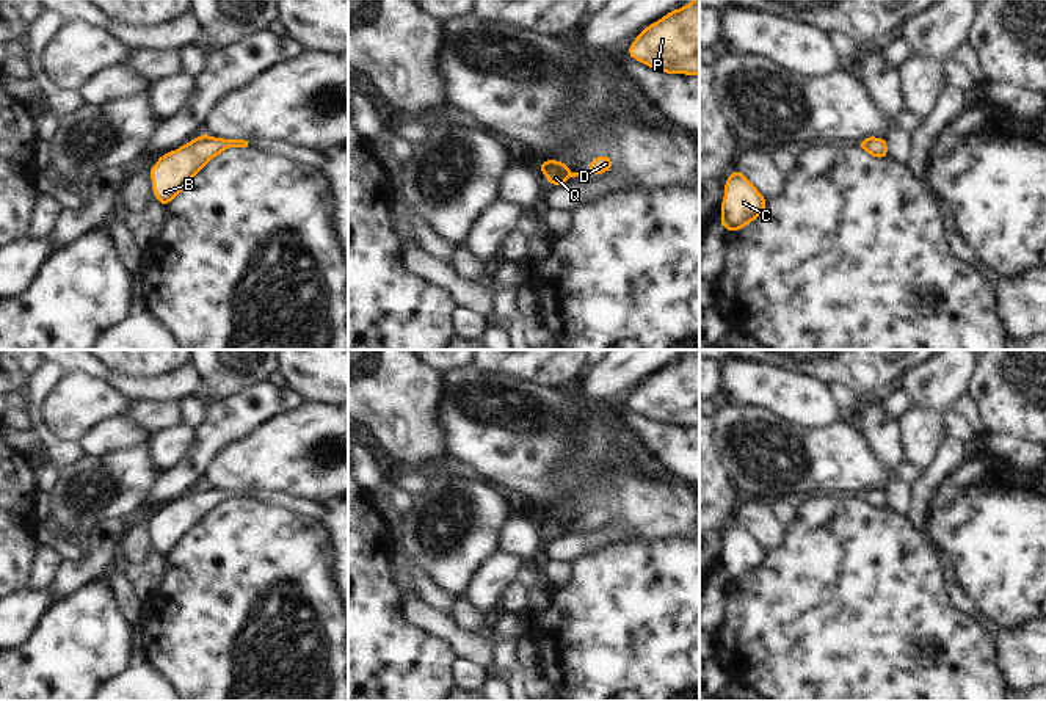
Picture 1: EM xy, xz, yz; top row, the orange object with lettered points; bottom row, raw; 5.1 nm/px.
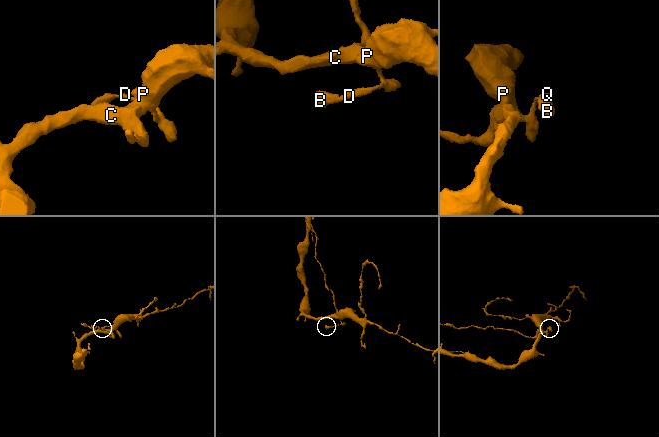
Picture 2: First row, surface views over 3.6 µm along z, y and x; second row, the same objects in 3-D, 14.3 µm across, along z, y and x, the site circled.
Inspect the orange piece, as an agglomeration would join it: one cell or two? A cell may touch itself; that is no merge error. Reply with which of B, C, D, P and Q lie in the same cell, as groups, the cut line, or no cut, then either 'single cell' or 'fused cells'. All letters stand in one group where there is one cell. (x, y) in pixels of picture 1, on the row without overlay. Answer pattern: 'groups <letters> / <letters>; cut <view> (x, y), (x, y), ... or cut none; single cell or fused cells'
groups B C D P Q; cut none; single cell

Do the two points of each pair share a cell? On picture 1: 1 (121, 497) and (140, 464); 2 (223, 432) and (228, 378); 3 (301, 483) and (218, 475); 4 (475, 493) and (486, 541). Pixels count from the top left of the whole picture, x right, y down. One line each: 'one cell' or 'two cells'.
1: one cell
2: two cells
3: one cell
4: one cell

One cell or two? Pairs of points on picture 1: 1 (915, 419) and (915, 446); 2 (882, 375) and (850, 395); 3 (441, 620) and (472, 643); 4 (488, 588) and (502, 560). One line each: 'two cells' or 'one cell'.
1: one cell
2: two cells
3: one cell
4: one cell

